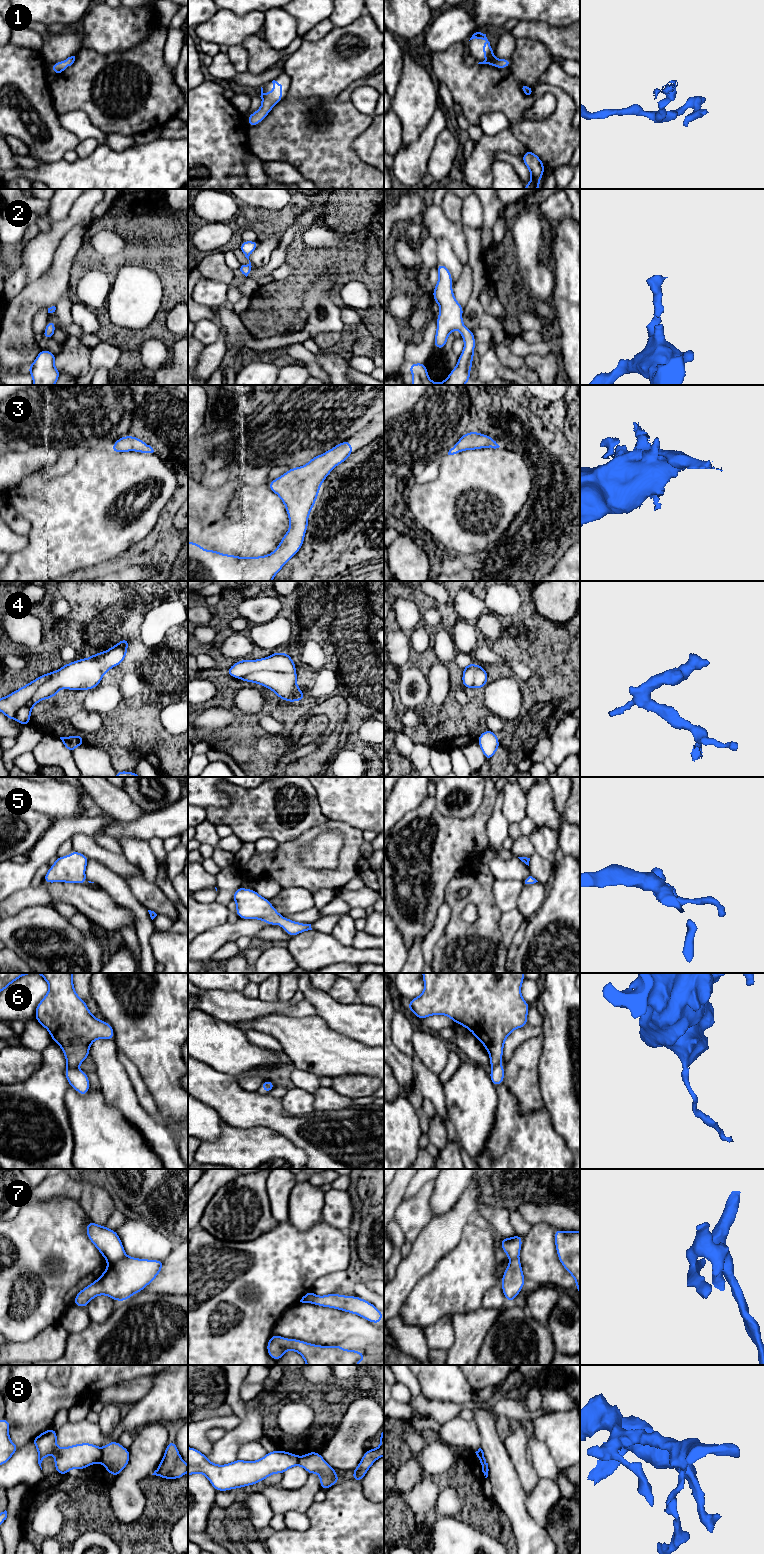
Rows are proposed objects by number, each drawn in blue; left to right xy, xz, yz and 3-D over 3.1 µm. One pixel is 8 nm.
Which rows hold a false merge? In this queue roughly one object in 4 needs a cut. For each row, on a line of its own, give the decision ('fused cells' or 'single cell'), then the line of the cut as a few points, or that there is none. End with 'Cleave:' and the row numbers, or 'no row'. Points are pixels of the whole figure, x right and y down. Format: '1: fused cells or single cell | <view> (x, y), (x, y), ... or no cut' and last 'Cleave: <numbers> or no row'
1: single cell | no cut
2: single cell | no cut
3: single cell | no cut
4: single cell | no cut
5: single cell | no cut
6: fused cells | xy (68, 1064), (75, 1067)
7: single cell | no cut
8: fused cells | xy (101, 1449), (101, 1459), (99, 1461)
Cleave: 6, 8

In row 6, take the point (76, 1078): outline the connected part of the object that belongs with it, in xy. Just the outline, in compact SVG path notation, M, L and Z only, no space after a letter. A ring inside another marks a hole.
M67 1065L65 1069L65 1077L70 1086L76 1089L76 1091L85 1096L90 1088L90 1082L87 1074L76 1067Z

